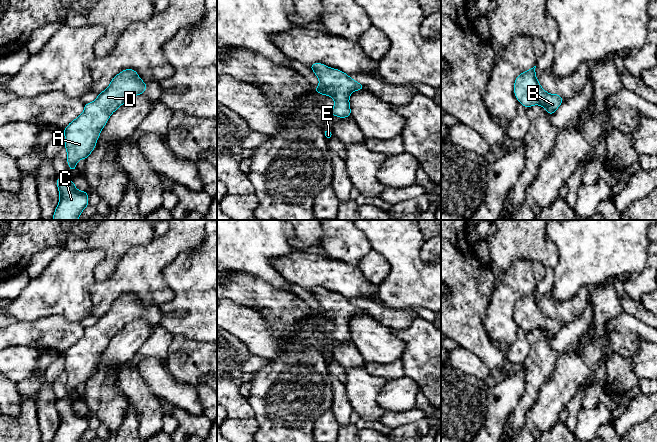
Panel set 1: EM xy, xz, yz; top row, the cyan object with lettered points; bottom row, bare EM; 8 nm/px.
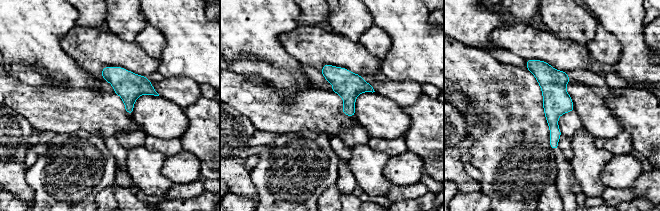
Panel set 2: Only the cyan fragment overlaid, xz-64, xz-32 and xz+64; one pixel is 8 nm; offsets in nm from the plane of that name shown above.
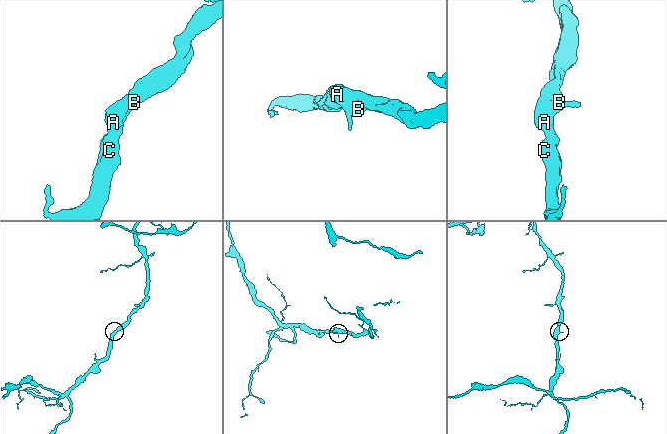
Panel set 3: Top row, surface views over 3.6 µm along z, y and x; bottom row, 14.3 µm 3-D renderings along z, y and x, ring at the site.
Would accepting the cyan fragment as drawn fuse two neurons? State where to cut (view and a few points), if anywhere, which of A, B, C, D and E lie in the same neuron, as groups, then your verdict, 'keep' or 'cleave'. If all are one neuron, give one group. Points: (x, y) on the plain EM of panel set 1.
no cut; A B C D E; keep

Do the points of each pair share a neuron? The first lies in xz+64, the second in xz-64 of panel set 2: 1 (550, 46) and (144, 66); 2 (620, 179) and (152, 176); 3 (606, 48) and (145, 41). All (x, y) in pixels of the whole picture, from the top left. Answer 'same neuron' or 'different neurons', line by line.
1: same neuron
2: different neurons
3: same neuron

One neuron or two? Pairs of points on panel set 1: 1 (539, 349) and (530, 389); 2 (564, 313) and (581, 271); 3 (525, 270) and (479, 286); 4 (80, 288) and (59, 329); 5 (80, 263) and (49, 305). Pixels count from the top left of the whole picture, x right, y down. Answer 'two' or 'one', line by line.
1: one
2: two
3: two
4: two
5: one

